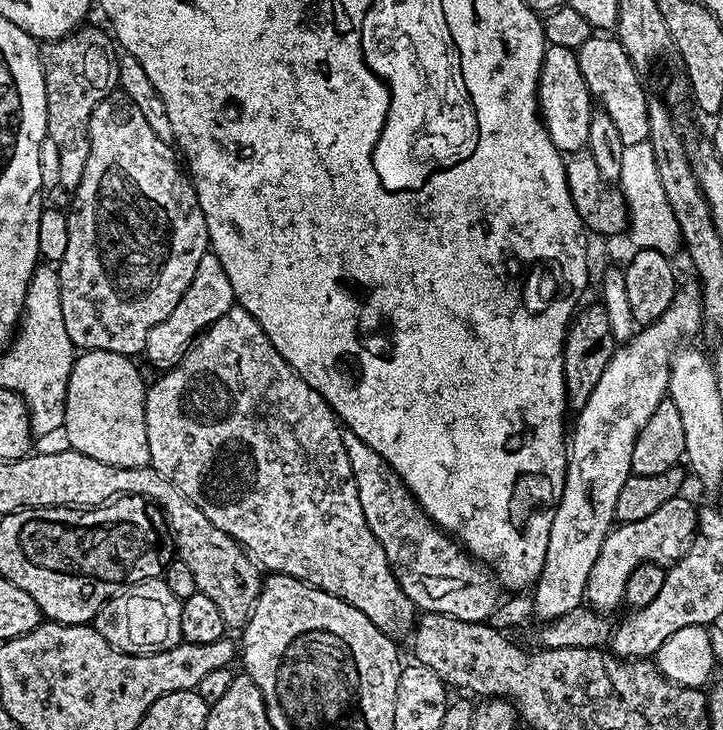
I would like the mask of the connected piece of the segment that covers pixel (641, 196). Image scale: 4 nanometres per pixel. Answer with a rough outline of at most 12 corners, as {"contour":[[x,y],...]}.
{"contour":[[649,139],[624,146],[618,187],[633,249],[671,257],[680,223]]}

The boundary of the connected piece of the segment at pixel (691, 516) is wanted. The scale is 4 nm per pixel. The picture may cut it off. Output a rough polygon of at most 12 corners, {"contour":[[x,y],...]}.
{"contour":[[670,498],[642,522],[613,527],[584,591],[612,614],[635,567],[671,566],[696,533],[698,511]]}

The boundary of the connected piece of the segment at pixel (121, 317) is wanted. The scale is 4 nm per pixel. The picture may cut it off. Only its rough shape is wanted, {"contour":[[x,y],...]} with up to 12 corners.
{"contour":[[90,114],[63,321],[136,358],[210,251],[173,145]]}

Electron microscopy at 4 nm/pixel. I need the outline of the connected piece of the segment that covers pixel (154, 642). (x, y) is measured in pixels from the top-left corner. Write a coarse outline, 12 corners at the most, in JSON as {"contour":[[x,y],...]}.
{"contour":[[163,578],[98,610],[110,646],[149,656],[181,643],[182,606]]}

